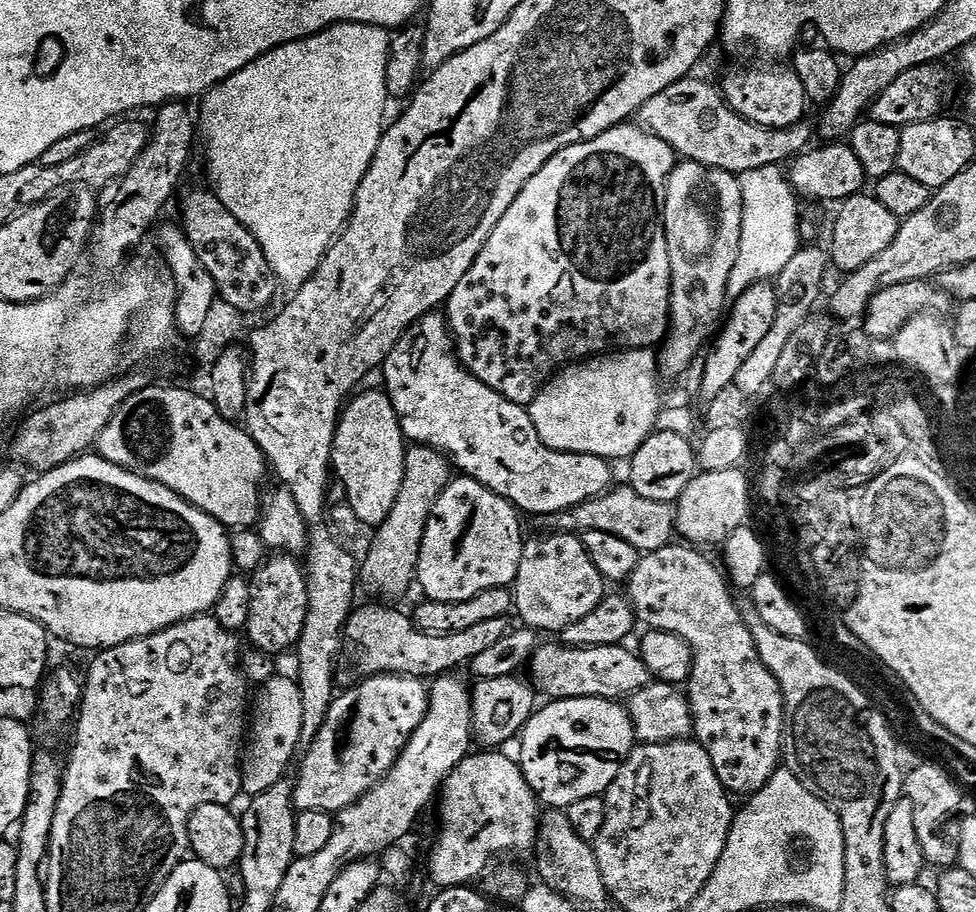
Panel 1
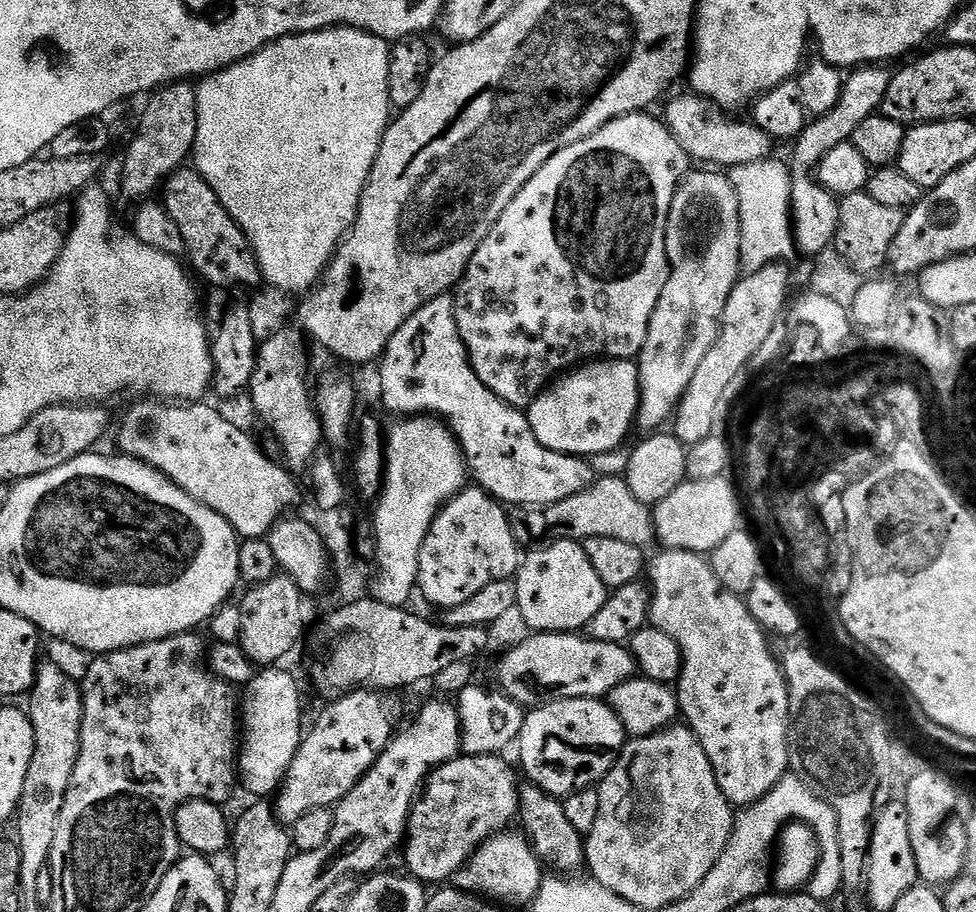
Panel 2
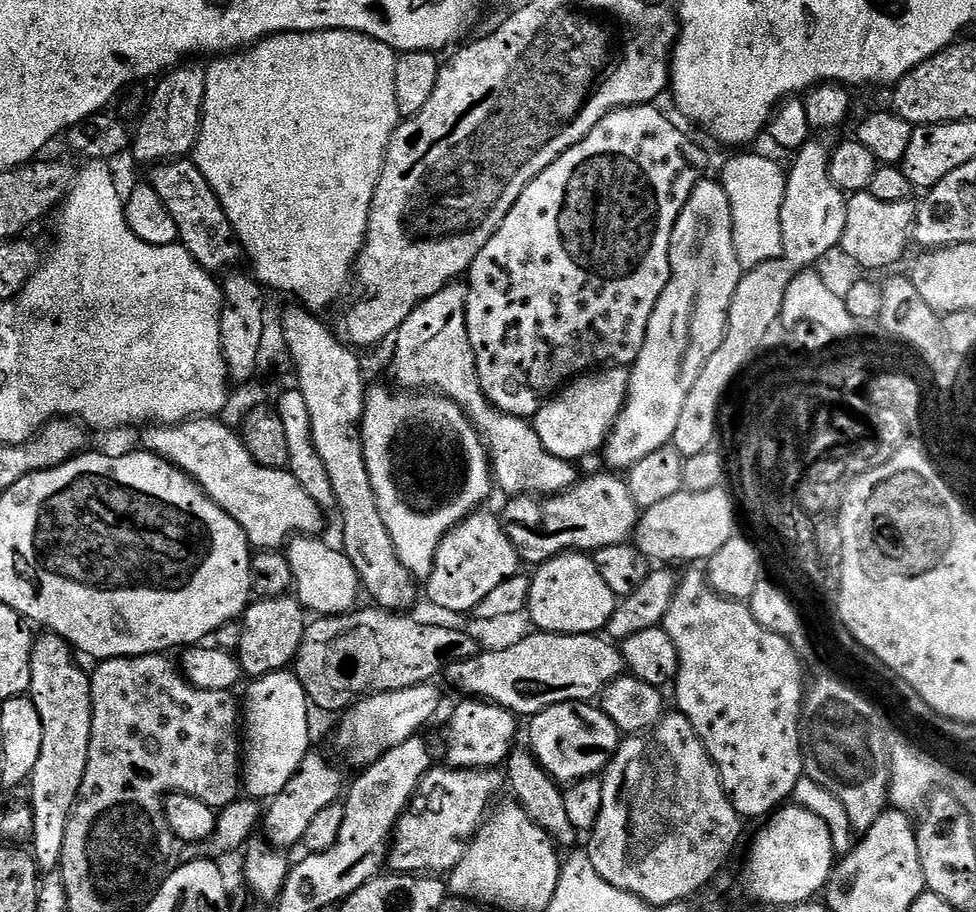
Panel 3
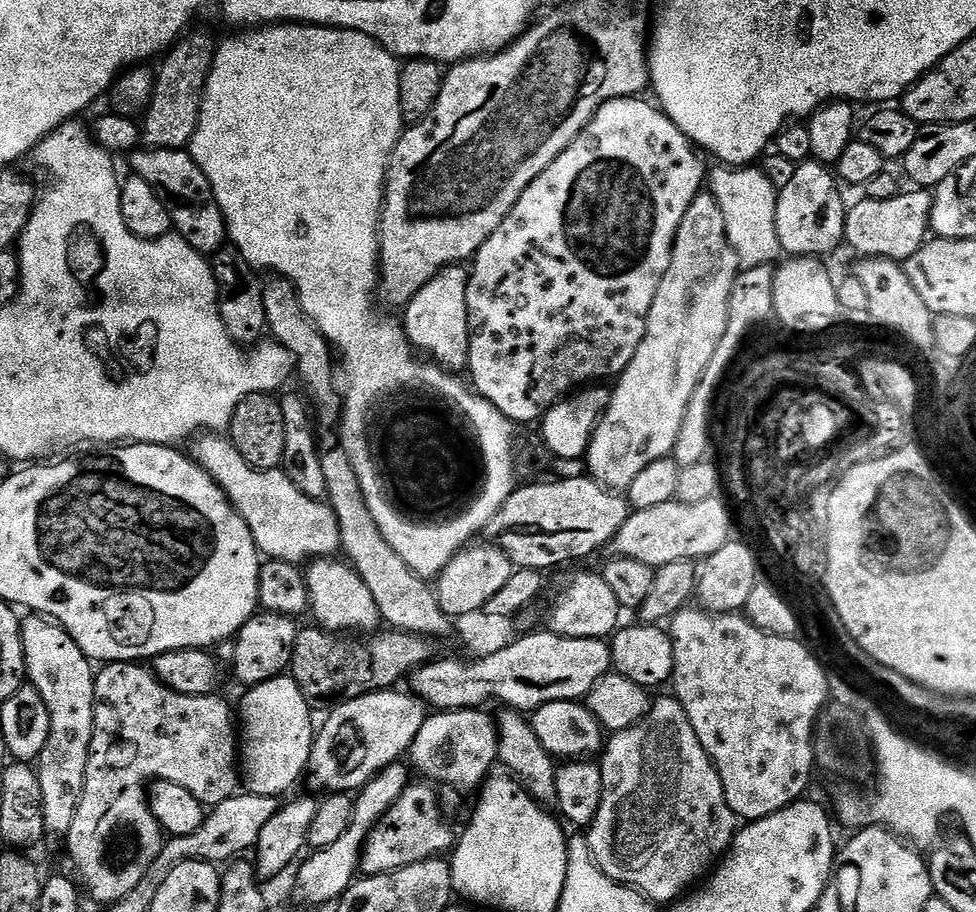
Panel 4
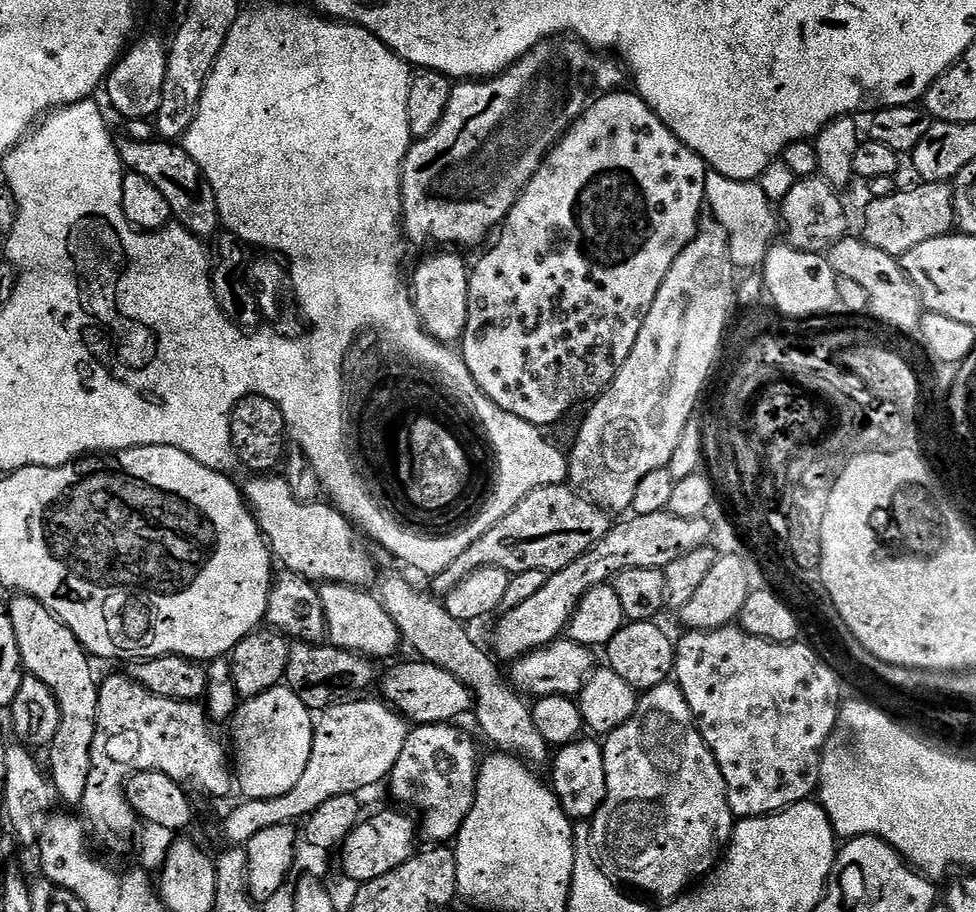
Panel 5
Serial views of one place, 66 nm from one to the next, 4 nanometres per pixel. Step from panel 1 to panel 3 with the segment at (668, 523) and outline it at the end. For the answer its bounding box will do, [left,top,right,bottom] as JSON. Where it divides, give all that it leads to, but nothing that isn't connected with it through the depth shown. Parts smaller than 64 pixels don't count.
[502,474,641,565]

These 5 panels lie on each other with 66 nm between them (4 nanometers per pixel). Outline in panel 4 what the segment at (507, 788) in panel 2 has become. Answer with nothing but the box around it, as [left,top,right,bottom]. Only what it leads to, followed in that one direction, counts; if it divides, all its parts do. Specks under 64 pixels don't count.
[360,783,454,876]

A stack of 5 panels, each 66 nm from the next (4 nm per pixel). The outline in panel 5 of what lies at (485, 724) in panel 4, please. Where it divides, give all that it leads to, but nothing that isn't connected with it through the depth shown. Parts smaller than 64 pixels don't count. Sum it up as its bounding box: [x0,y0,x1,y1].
[386,722,476,842]

